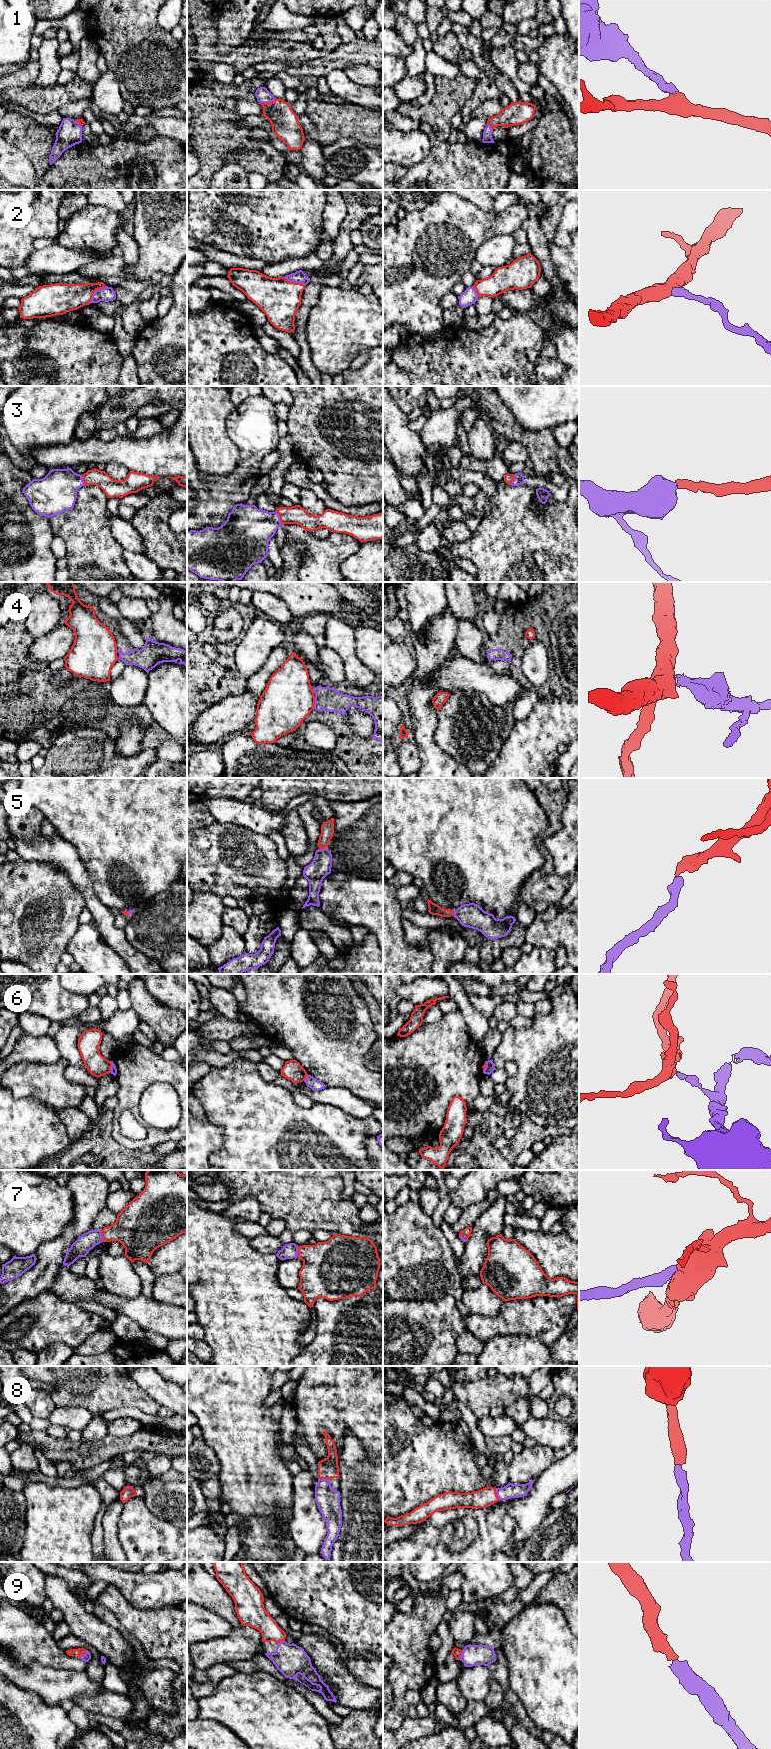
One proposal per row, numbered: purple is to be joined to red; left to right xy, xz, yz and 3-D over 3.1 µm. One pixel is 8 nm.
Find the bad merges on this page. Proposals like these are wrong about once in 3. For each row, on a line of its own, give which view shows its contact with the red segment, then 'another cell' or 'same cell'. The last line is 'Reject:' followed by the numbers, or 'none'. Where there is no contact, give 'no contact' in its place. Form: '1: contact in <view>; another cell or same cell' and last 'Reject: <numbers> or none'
1: contact in xz; same cell
2: contact in xy; same cell
3: contact in xz; same cell
4: contact in xz; another cell
5: contact in xz; same cell
6: contact in xy; another cell
7: contact in xy; same cell
8: contact in yz; same cell
9: contact in xy; same cell
Reject: 4, 6

